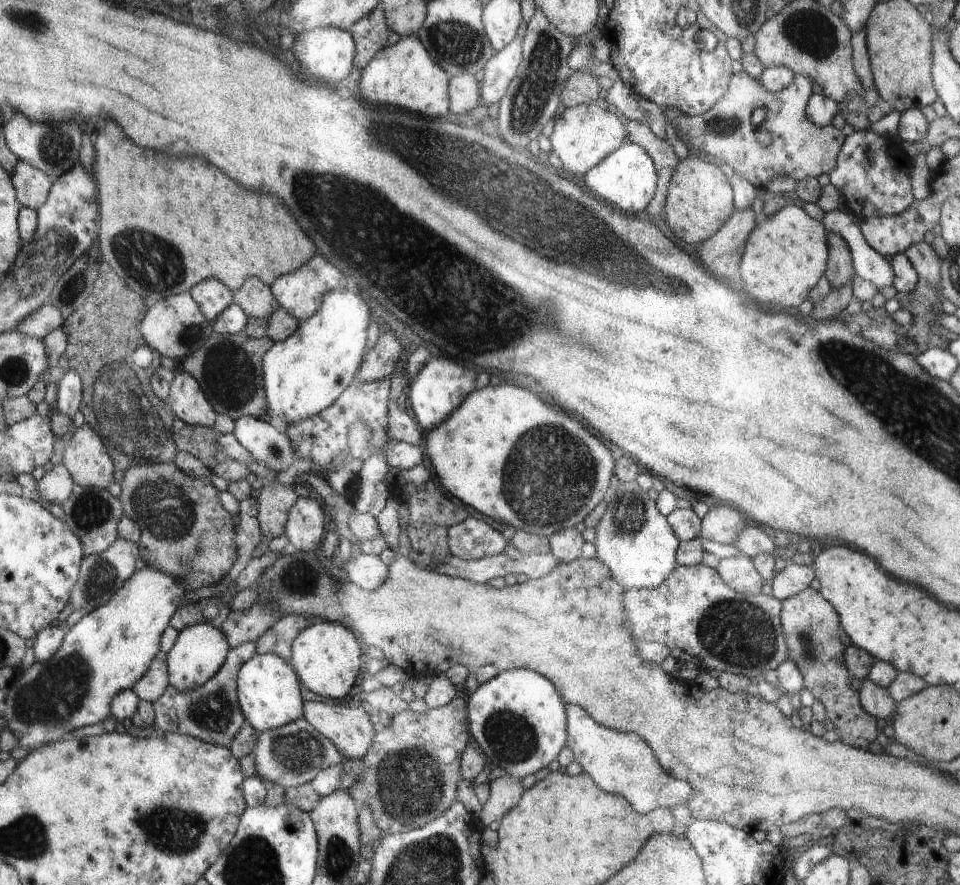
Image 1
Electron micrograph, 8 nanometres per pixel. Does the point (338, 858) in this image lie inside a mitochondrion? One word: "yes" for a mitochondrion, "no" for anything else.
yes

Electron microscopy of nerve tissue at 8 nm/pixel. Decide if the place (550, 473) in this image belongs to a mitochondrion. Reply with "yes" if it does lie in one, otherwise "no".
yes

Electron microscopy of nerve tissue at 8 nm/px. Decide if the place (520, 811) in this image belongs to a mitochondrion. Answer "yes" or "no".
no

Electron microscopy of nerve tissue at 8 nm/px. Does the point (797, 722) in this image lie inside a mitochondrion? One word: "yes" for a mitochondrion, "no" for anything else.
no

